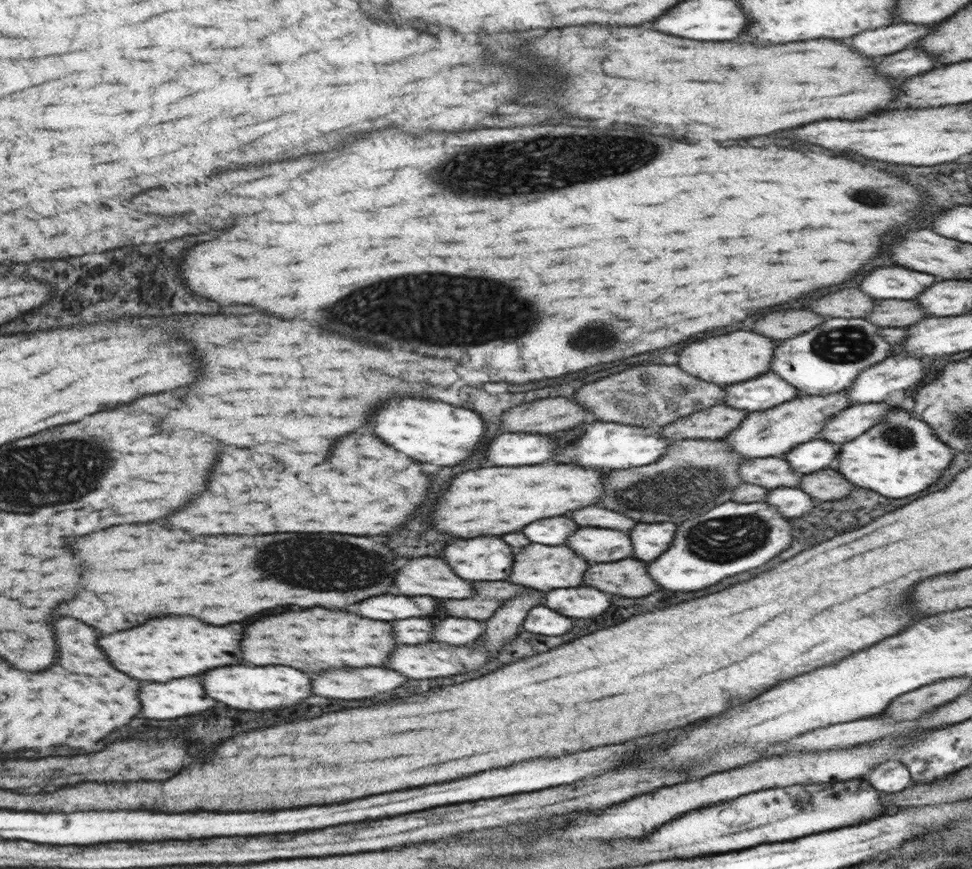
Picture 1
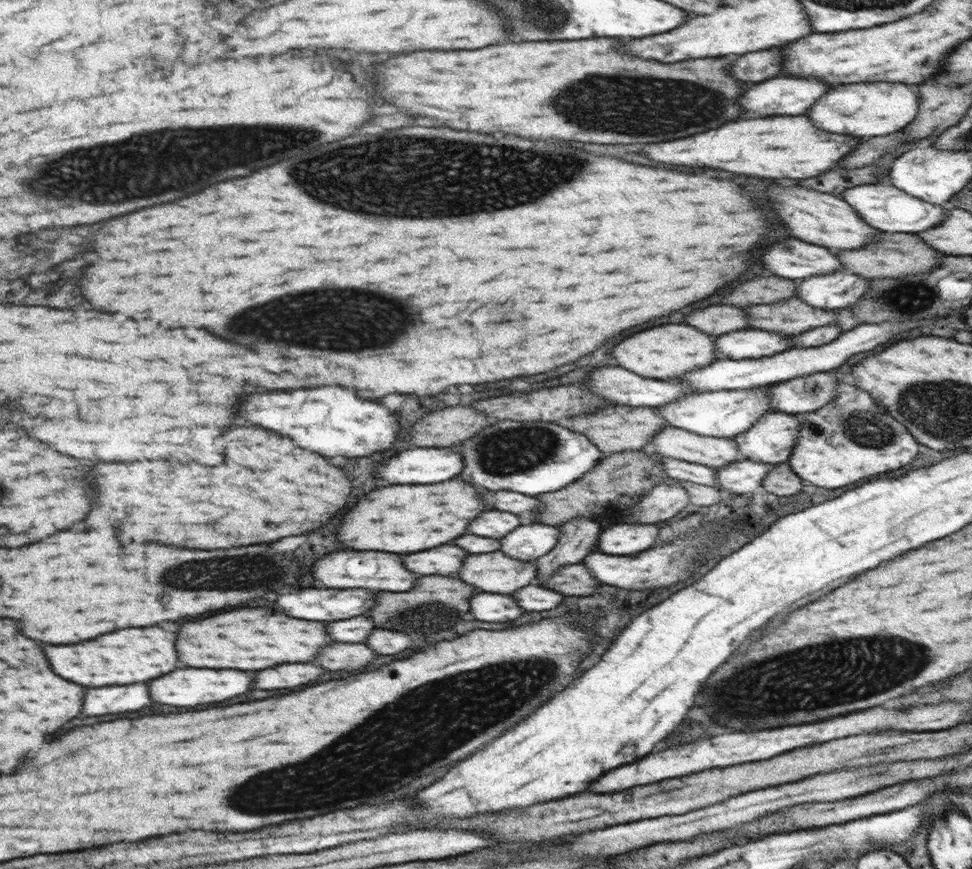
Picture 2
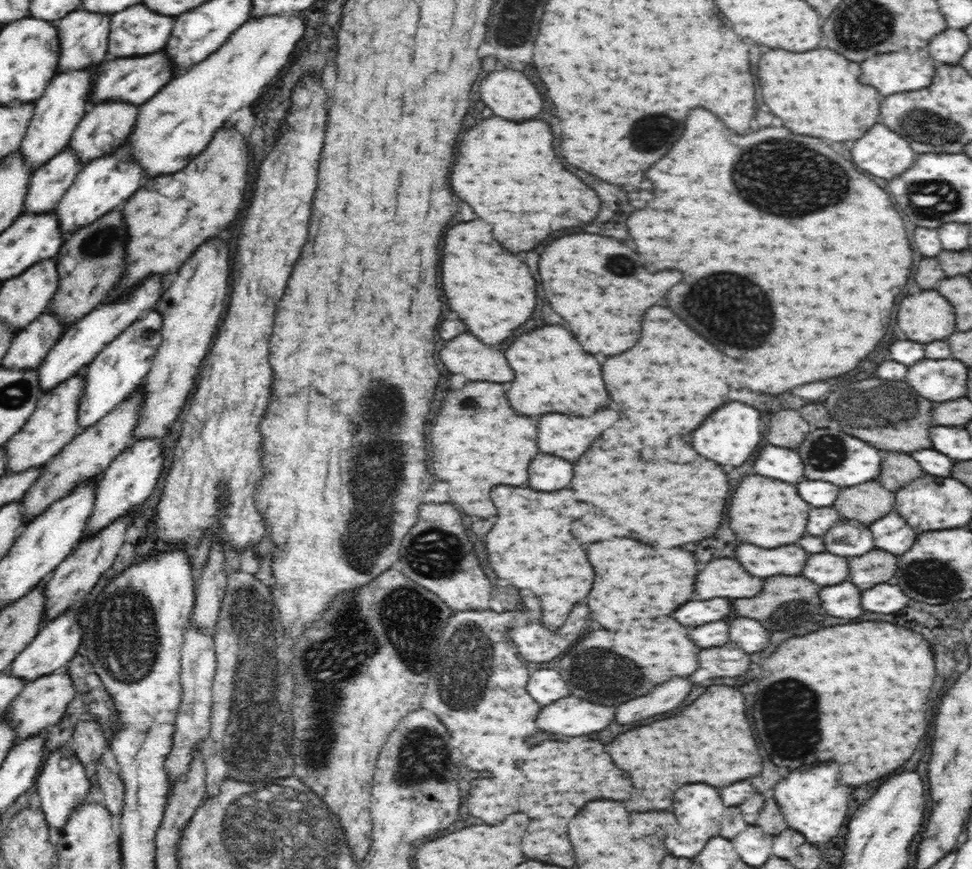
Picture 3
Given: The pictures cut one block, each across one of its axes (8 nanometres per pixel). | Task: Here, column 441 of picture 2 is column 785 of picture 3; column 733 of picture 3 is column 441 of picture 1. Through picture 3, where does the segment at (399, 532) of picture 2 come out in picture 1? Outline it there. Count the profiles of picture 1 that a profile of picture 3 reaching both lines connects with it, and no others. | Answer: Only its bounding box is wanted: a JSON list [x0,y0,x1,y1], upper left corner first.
[432,464,604,538]

